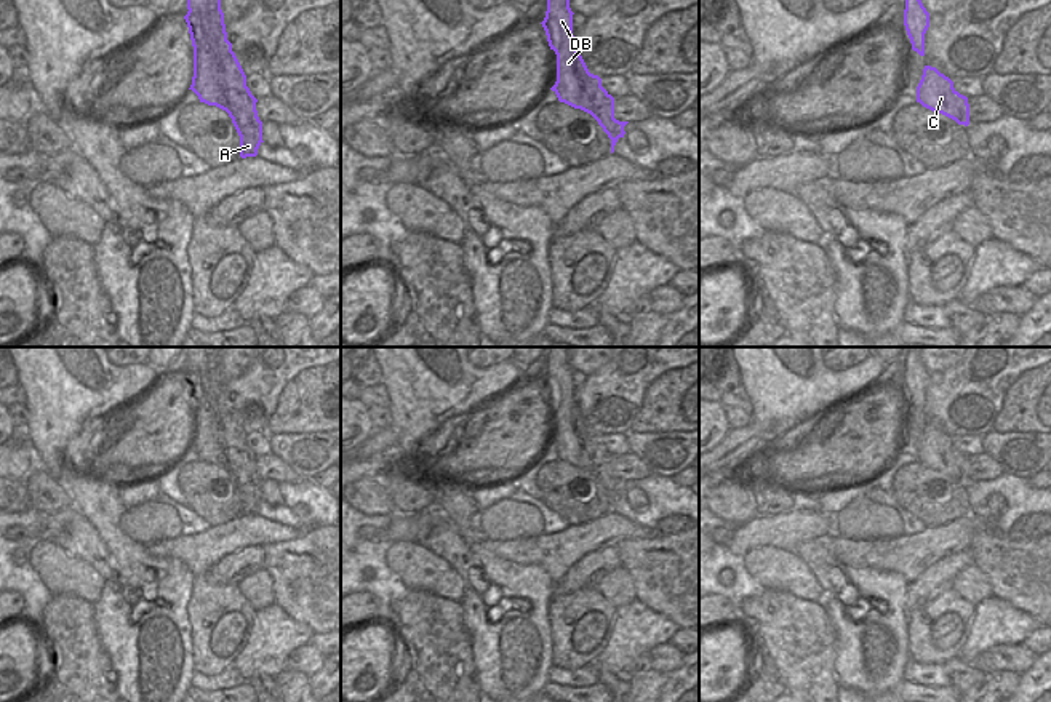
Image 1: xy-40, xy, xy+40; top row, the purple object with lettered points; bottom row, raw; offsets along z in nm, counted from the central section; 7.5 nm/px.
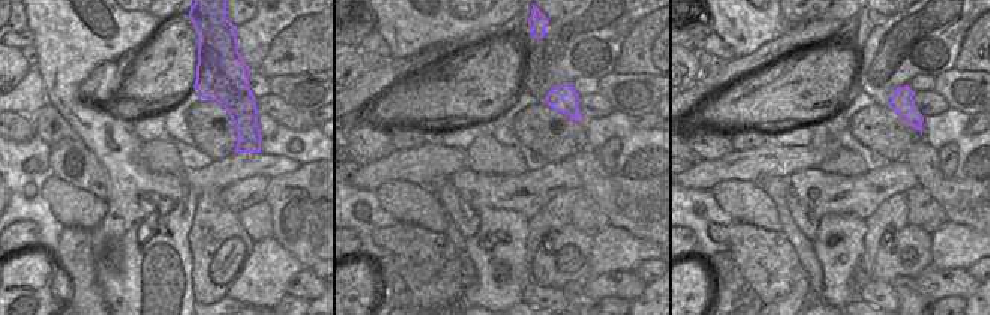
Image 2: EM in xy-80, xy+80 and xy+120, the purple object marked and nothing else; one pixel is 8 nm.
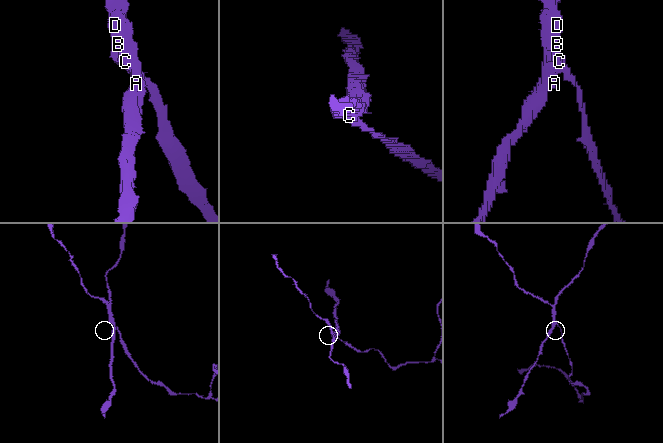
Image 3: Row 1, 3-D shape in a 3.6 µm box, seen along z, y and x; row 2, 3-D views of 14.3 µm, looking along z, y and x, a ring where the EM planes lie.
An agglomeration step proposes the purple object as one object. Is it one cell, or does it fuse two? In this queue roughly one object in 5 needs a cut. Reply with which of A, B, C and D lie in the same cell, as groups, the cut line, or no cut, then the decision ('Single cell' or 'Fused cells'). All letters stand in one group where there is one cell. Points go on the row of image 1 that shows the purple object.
Groups: A / B C D. Split along xy-40 (207, 0), (227, 111). Fused cells

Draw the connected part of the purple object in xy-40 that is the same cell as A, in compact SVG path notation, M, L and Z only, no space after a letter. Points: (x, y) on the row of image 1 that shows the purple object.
M208 0L208 14L214 42L219 46L219 83L226 88L227 114L240 136L240 157L256 157L262 141L262 122L258 117L258 99L246 86L246 75L227 40L221 0Z

